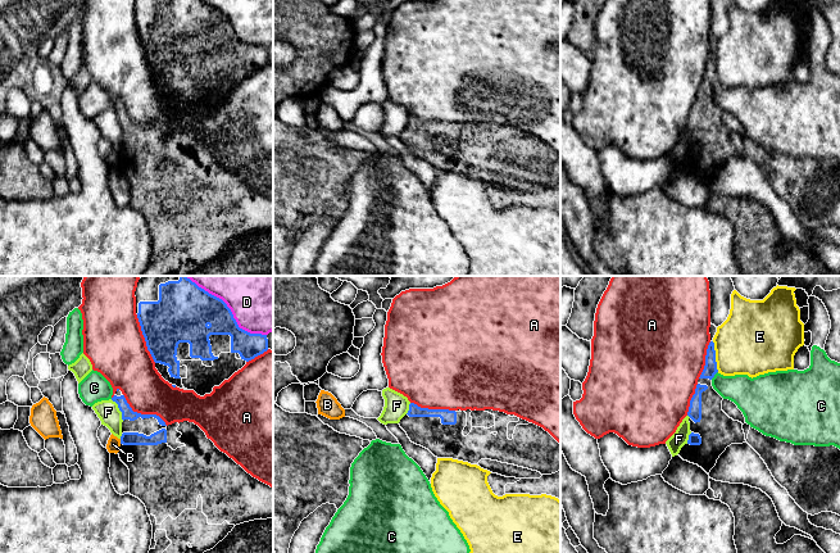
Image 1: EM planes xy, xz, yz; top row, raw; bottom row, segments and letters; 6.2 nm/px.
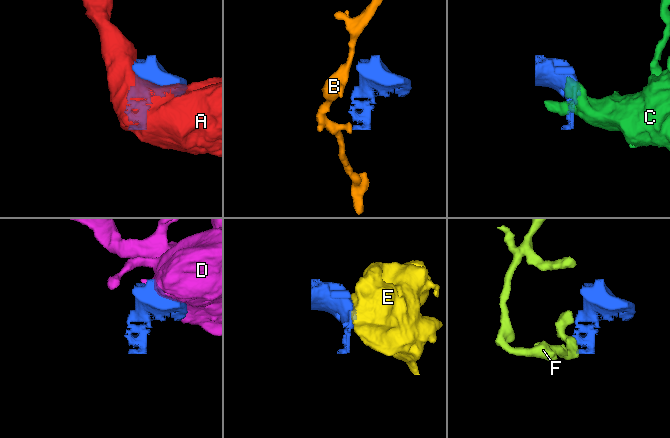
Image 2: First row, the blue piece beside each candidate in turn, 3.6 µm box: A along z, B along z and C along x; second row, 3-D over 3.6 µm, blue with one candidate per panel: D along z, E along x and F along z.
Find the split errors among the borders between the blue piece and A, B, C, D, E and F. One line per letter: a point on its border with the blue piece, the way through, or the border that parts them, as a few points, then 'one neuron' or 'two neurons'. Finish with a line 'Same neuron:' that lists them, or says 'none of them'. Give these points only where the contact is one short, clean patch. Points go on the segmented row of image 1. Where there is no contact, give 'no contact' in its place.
A: xy (142, 415) | two neurons
B: xy (121, 442) | along xy (119, 439), (121, 443) | two neurons
C: yz (714, 374) | along yz (717, 371), (711, 379) | two neurons
D: xy (228, 308) | two neurons
E: yz (714, 357) | two neurons
F: xy (119, 409) | two neurons
Same neuron: none of them

